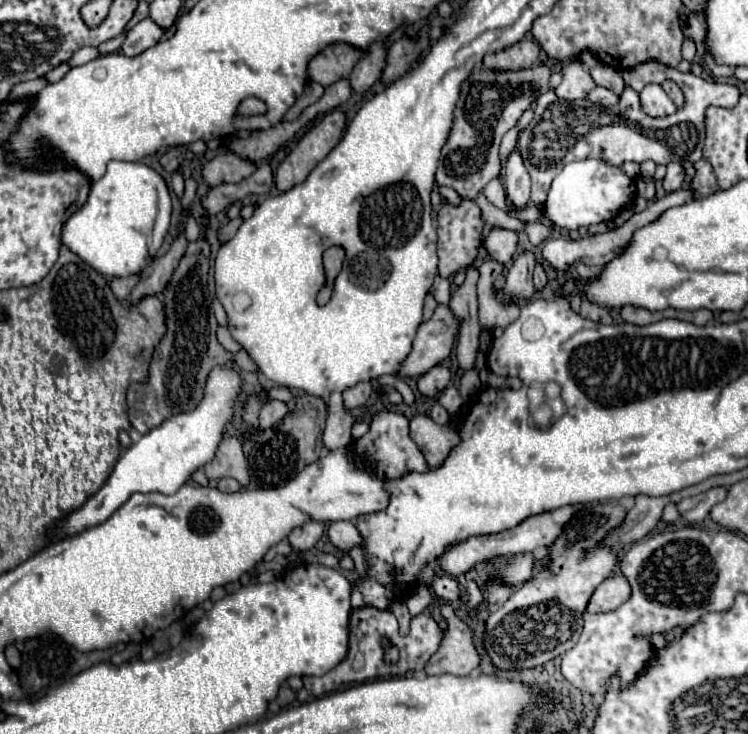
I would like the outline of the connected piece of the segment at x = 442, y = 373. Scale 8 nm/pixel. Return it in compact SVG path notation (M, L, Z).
M437 364L437 366L433 366L433 370L425 372L425 374L419 378L419 382L417 382L417 390L419 390L423 396L435 398L435 396L447 386L449 378L451 378L449 368Z

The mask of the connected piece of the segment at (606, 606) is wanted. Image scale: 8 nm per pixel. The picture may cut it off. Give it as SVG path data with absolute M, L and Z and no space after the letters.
M611 574L593 592L593 596L589 600L589 606L587 606L587 612L609 612L609 610L615 610L629 596L631 596L629 582L623 576L619 576L619 574Z

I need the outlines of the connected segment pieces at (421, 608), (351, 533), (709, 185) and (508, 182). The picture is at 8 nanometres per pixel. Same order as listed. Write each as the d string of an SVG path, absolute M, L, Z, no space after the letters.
M417 586L417 588L409 594L409 598L407 598L407 606L409 606L409 612L411 612L413 616L425 612L431 602L433 602L433 596L431 596L431 592L429 592L427 586Z
M335 522L329 526L327 536L331 540L331 544L339 550L349 550L351 546L361 546L361 534L357 532L353 522Z
M699 160L693 164L695 166L695 176L691 180L691 188L695 194L699 196L709 196L713 192L717 192L717 180L715 180L715 174L713 174L713 168L707 160Z
M511 152L507 168L505 168L505 192L507 192L507 200L515 210L521 210L527 206L529 202L529 174L523 166L523 160L517 152Z

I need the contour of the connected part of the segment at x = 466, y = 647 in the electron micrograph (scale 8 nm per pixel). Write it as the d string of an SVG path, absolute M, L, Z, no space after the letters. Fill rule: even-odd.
M447 616L445 636L439 650L425 664L425 674L457 674L467 676L479 666L479 656L471 642L471 630L455 616Z

